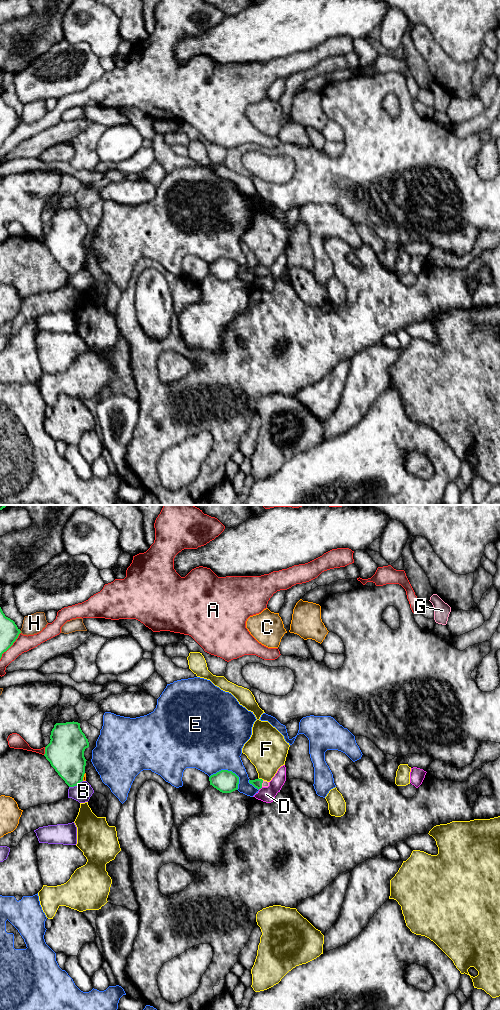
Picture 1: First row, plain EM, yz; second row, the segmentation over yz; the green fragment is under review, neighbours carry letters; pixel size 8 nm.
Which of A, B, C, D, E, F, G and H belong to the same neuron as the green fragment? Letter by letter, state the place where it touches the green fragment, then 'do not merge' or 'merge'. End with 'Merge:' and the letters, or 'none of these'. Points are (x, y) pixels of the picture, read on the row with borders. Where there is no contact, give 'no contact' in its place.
A: meets green in yz at (10, 646); do not merge
B: meets green in yz at (75, 785); do not merge
C: meets green in yz at (83, 776); do not merge
D: meets green in yz at (260, 788); do not merge
E: meets green in yz at (229, 771); do not merge
F: meets green in yz at (260, 779); do not merge
G: meets green in yz at (262, 782); merge
H: meets green in yz at (20, 631); do not merge
Merge: G

